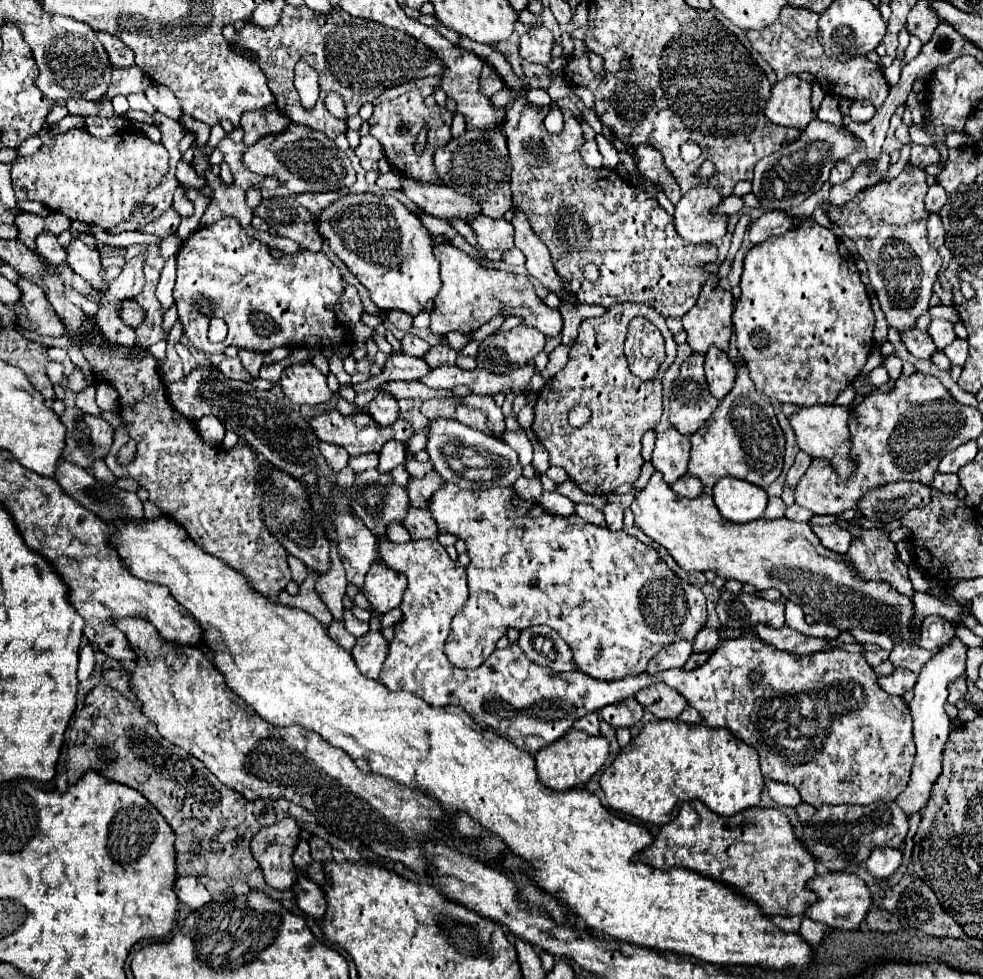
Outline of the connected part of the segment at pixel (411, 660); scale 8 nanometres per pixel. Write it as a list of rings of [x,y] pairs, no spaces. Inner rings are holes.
[[[380,541],[378,559],[408,577],[400,605],[404,615],[394,625],[396,637],[390,643],[390,653],[380,673],[382,683],[390,691],[410,691],[434,707],[462,707],[482,729],[490,729],[518,749],[534,755],[570,731],[574,721],[586,713],[634,697],[638,689],[650,685],[650,675],[646,673],[606,683],[590,679],[582,671],[570,671],[566,681],[552,669],[534,665],[518,645],[496,649],[478,669],[458,669],[446,657],[444,645],[452,619],[468,599],[466,569],[452,561],[436,541],[410,541],[406,545]]]

